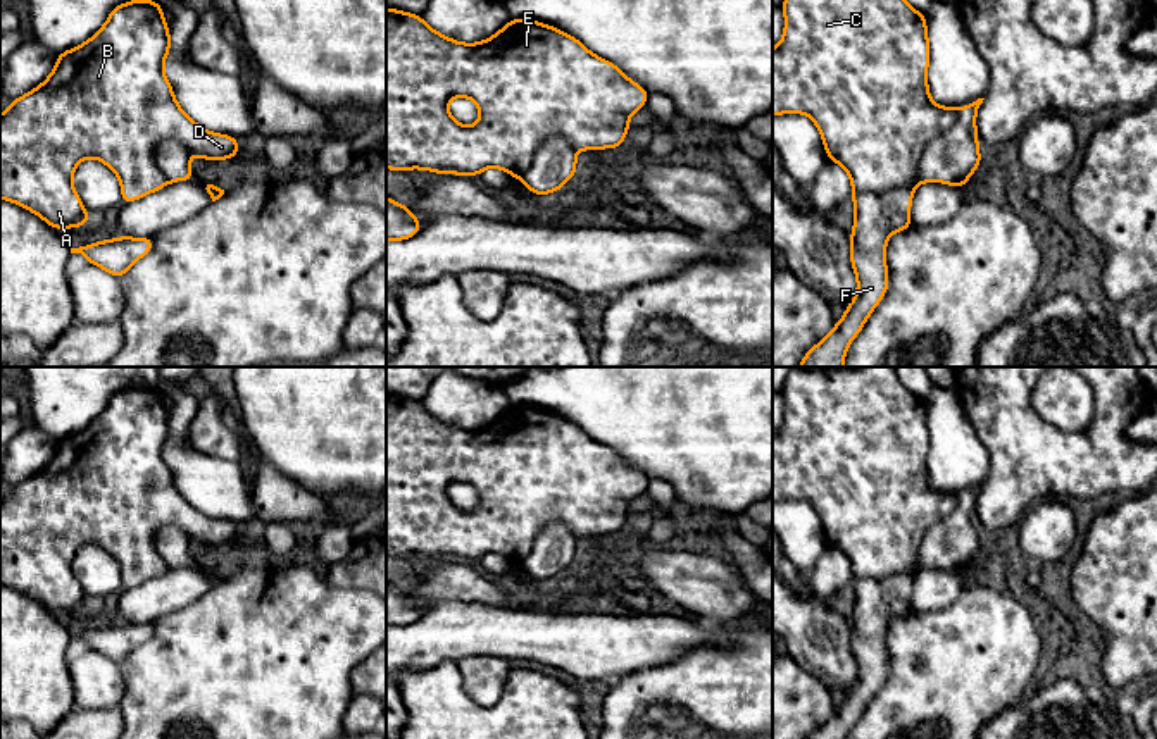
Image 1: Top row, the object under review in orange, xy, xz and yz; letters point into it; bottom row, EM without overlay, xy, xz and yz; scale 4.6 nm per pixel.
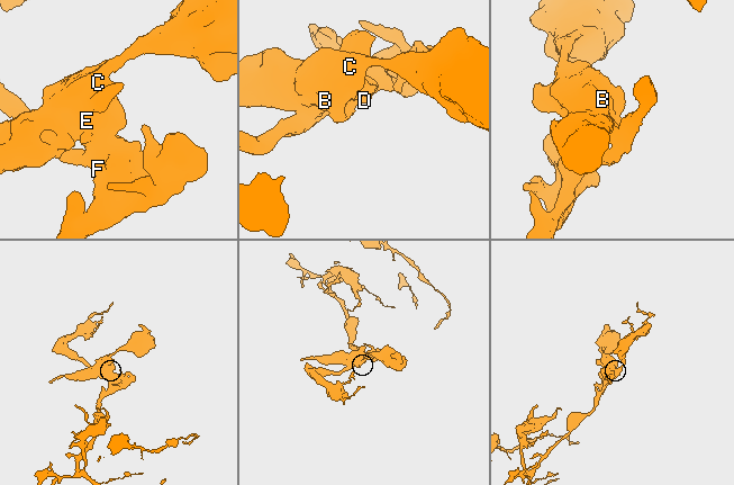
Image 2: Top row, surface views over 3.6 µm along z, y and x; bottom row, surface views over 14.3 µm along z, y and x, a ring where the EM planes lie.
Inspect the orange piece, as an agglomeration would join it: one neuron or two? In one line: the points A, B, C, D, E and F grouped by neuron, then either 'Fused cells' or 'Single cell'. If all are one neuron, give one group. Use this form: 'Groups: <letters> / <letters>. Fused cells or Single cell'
Groups: A B C D E / F. Fused cells

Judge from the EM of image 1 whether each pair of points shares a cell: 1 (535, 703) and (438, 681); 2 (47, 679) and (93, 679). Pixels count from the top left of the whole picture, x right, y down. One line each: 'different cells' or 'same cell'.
1: same cell
2: different cells

